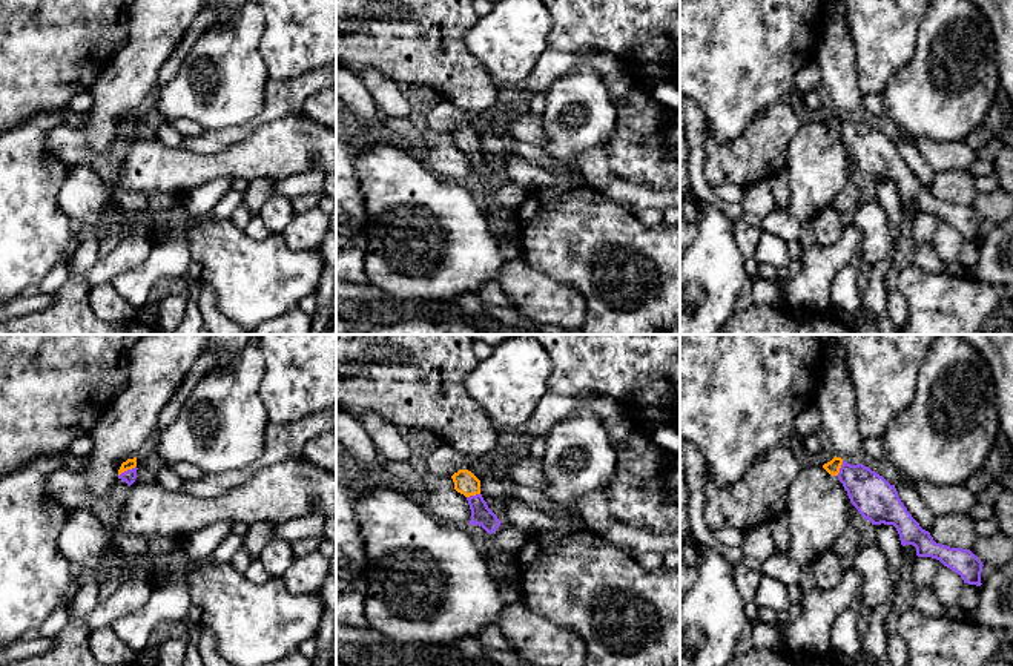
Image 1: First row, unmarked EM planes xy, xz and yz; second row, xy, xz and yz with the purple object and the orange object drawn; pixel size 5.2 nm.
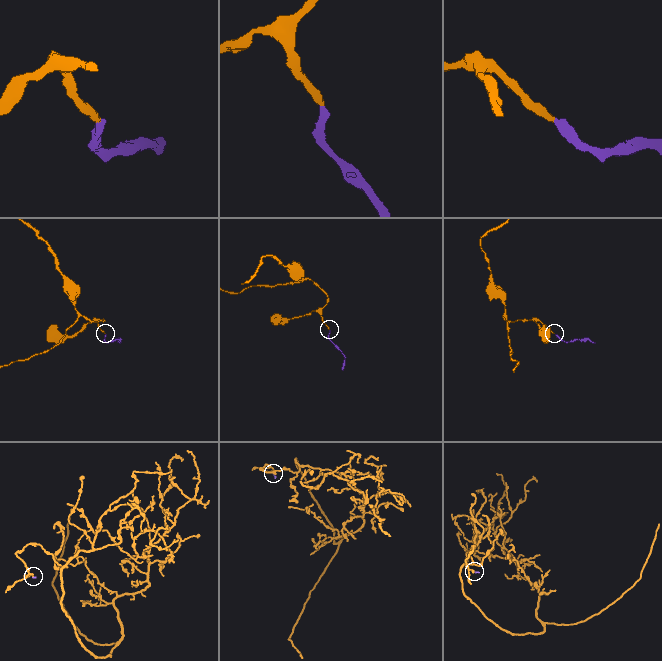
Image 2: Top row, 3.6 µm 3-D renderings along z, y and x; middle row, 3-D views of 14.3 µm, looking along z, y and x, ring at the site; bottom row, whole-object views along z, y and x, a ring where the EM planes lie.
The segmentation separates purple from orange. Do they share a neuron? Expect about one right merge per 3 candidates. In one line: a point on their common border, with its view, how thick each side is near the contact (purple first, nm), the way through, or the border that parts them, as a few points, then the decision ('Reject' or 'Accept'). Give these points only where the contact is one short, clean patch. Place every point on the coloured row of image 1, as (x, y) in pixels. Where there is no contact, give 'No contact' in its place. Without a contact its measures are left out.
Touches purple at xy (128, 470). Thickness 70 nm (purple) against 60 nm. Path across: xy (129, 476), (128, 470), (129, 464). Accept

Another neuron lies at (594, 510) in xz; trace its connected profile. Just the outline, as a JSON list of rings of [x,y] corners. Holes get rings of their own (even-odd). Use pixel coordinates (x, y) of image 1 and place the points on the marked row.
[[[602,493],[582,496],[577,500],[577,508],[580,513],[582,528],[592,532],[603,531],[619,523],[609,513],[608,497]]]

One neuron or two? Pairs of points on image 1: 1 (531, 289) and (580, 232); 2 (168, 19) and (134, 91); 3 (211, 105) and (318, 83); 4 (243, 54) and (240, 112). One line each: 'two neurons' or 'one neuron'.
1: two neurons
2: one neuron
3: two neurons
4: one neuron

